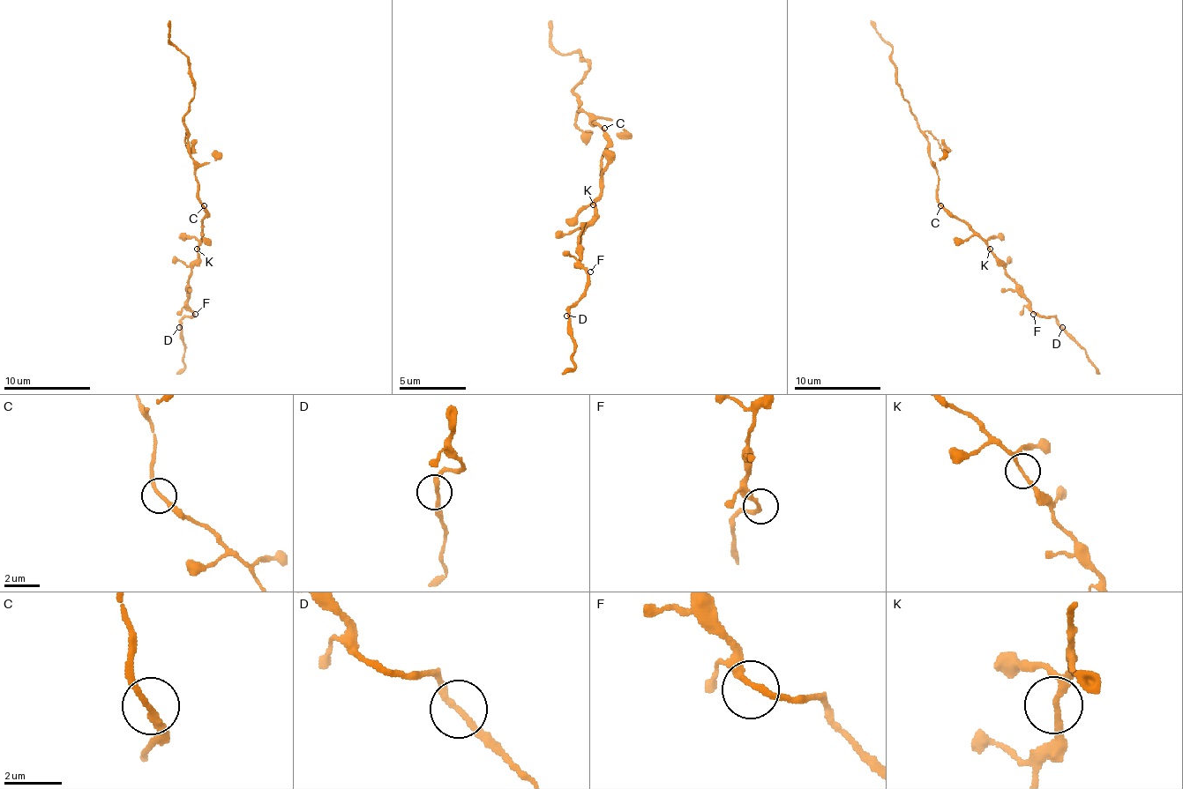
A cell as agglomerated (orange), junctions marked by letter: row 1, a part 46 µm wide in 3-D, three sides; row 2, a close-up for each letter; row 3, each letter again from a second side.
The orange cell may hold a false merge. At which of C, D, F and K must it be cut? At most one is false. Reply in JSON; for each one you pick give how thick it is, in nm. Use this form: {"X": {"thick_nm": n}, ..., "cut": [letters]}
{"cut": []}

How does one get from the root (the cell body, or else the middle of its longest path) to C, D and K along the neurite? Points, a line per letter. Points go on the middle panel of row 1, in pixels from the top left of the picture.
C: (607, 145), (607, 130), (603, 127)
D: (607, 145), (603, 151), (603, 195), (580, 234), (580, 265), (587, 271), (587, 292), (566, 316)
K: (607, 145), (603, 151), (603, 195), (593, 204)

